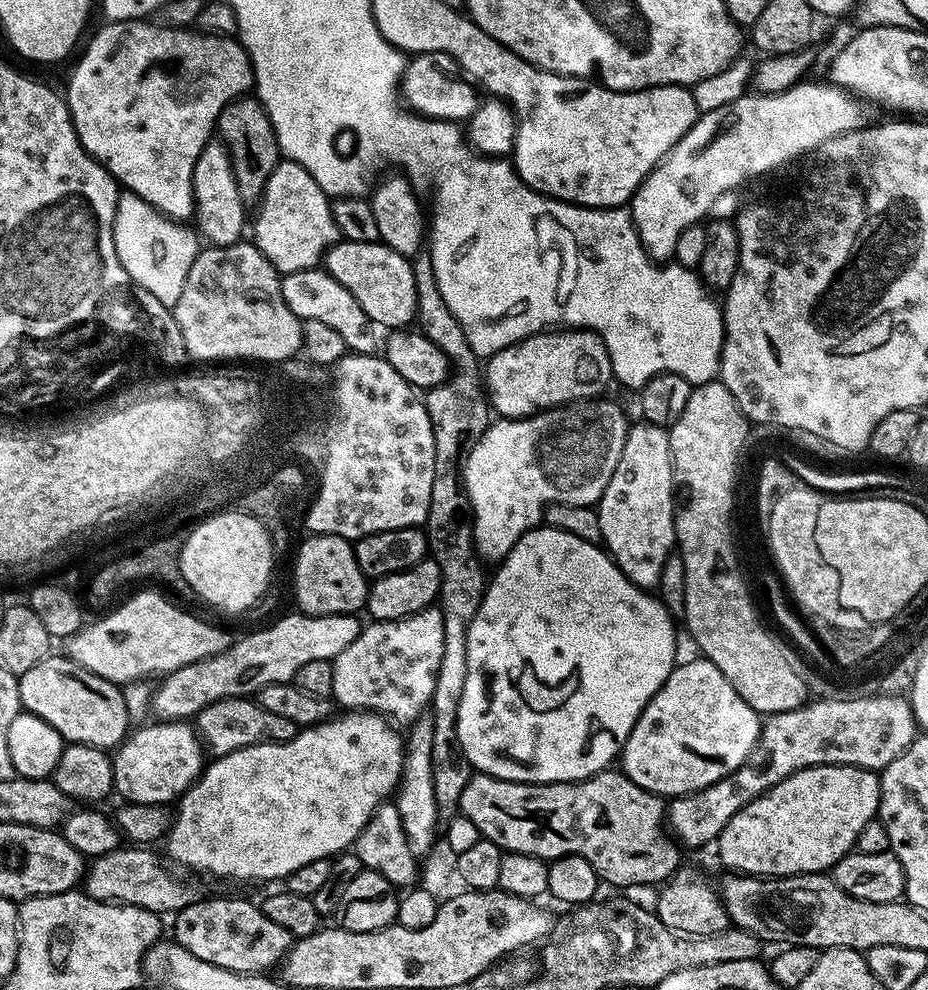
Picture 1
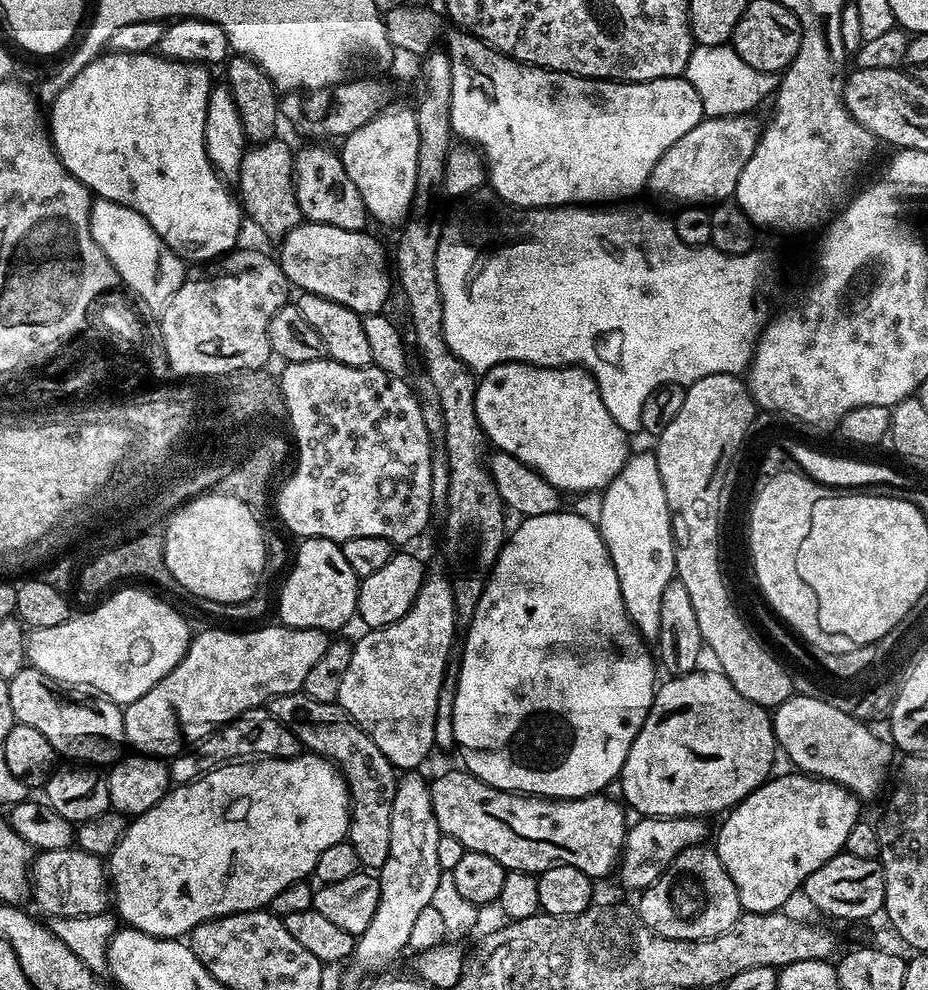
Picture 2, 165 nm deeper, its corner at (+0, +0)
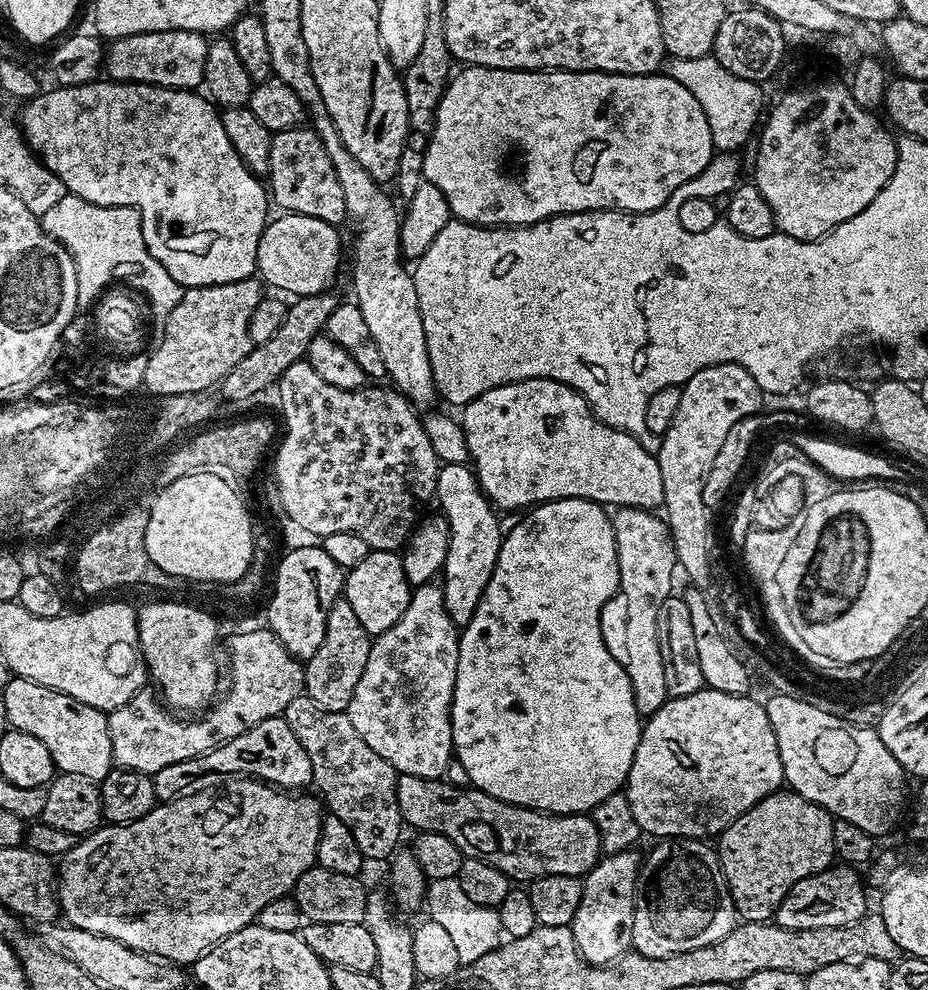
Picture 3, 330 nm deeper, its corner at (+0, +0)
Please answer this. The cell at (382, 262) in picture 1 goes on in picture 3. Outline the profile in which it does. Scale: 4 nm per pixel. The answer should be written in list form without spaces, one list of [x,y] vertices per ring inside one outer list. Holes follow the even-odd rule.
[[[281,213],[264,227],[256,255],[257,271],[271,288],[289,296],[313,296],[329,291],[338,274],[342,260],[339,229],[310,215]]]

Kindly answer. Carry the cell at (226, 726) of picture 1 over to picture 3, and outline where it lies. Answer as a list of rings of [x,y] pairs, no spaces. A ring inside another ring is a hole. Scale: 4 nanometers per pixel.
[[[283,716],[266,718],[258,722],[258,726],[246,730],[246,734],[238,734],[238,738],[228,740],[225,744],[217,744],[212,751],[204,753],[203,756],[162,766],[162,770],[158,770],[152,776],[157,801],[167,802],[177,799],[178,793],[187,789],[189,787],[187,784],[195,776],[204,776],[207,772],[250,776],[253,780],[263,780],[265,784],[271,784],[281,790],[304,790],[307,789],[304,787],[312,784],[310,754],[306,754],[302,742],[294,738],[294,730],[290,730]]]

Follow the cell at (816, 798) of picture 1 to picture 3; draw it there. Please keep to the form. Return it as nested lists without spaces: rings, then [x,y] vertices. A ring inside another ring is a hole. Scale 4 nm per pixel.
[[[777,790],[772,792],[766,798],[754,805],[750,810],[746,810],[746,814],[742,814],[733,824],[720,833],[718,837],[718,855],[720,858],[720,868],[724,871],[724,881],[728,884],[728,893],[732,896],[732,901],[736,907],[737,913],[745,921],[748,922],[768,922],[773,919],[776,907],[782,902],[782,898],[786,898],[786,894],[795,884],[802,882],[802,878],[810,878],[814,874],[824,872],[833,863],[836,851],[834,850],[834,826],[832,825],[834,817],[826,811],[822,806],[818,806],[814,802],[810,802],[806,798],[802,798],[796,792],[791,790]]]

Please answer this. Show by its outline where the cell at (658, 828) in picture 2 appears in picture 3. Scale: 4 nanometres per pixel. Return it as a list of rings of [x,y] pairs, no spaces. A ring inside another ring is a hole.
[[[636,850],[604,854],[583,877],[582,902],[578,902],[578,914],[574,914],[570,927],[576,948],[588,964],[611,964],[632,948],[636,883],[641,863],[641,853]]]

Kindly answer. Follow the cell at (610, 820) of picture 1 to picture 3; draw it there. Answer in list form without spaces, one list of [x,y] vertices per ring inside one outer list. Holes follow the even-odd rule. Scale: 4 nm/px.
[[[397,775],[401,821],[420,832],[445,835],[465,857],[490,862],[509,878],[524,880],[520,882],[554,874],[583,878],[602,855],[598,826],[591,815],[537,812],[534,808],[507,804],[471,786],[455,788],[444,783],[443,779]]]

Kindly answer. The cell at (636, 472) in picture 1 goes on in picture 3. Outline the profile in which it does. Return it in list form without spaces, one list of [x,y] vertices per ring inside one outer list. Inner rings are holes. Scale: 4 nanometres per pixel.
[[[621,508],[611,517],[616,553],[618,554],[618,570],[620,571],[619,595],[624,595],[627,619],[624,622],[624,656],[622,663],[630,678],[630,686],[634,694],[634,706],[641,717],[652,716],[669,700],[666,690],[666,670],[662,667],[662,646],[658,638],[658,610],[668,596],[673,595],[672,575],[678,572],[676,551],[672,535],[667,523],[655,511],[647,508]]]

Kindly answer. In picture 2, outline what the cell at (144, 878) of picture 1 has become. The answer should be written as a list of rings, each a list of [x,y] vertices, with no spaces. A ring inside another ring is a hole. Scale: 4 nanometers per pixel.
[[[81,848],[40,852],[31,863],[31,899],[48,918],[93,916],[110,908],[110,881],[101,857],[86,854]]]

